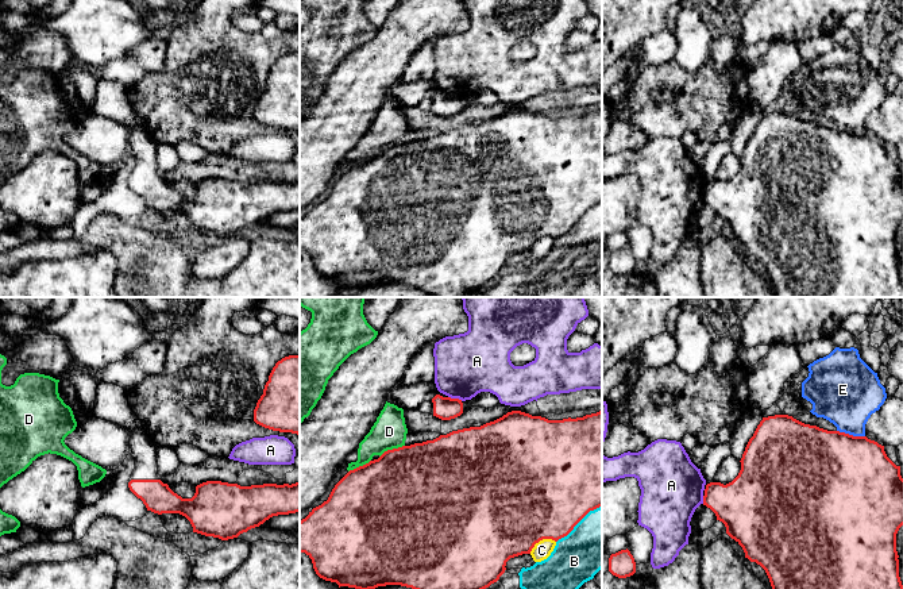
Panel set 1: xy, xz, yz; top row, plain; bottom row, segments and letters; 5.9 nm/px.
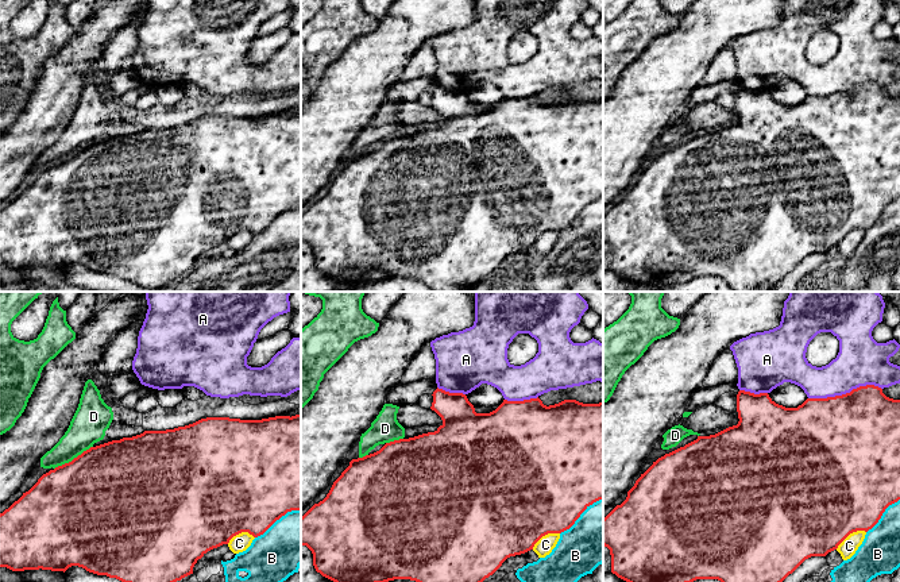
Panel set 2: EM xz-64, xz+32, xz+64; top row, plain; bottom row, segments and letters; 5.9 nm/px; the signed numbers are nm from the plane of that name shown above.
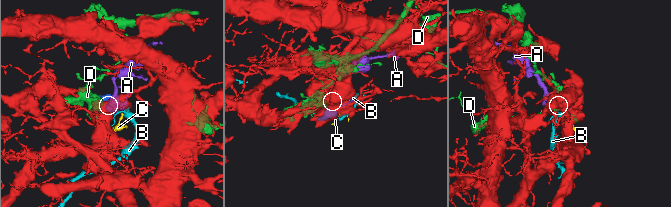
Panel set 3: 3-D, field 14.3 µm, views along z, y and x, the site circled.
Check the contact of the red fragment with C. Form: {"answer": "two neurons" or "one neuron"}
{"answer": "two neurons"}

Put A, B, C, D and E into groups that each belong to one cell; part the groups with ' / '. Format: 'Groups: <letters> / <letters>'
Groups: A / B / C E / D

